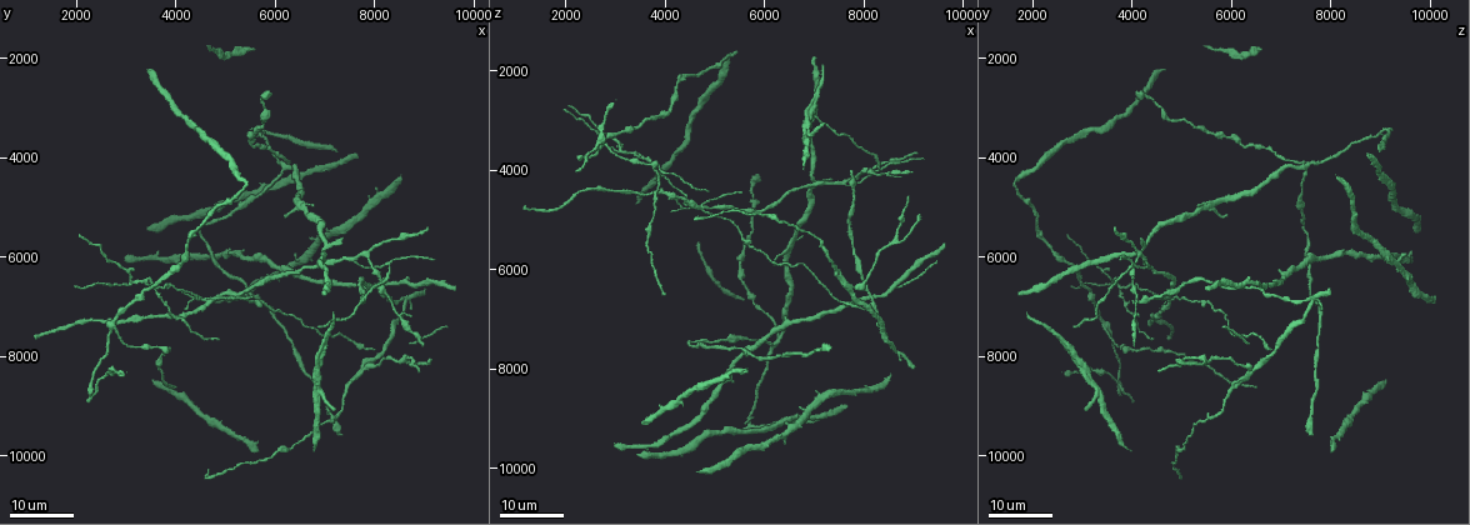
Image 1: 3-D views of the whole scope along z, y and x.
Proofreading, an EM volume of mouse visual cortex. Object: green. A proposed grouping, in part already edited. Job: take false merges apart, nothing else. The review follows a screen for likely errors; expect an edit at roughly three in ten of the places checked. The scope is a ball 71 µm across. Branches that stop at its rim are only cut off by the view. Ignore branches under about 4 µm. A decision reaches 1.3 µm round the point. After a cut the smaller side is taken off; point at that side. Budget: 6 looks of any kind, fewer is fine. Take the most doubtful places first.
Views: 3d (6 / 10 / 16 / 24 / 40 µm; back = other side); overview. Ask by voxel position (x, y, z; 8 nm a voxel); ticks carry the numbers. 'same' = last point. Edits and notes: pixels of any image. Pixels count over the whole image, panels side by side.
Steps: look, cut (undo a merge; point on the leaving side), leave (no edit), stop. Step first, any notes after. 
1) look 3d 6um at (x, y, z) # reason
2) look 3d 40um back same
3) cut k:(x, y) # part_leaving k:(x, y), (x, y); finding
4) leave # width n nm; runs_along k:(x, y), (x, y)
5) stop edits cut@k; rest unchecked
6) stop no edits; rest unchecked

look 3d 16um at (7050, 6050, 4250)

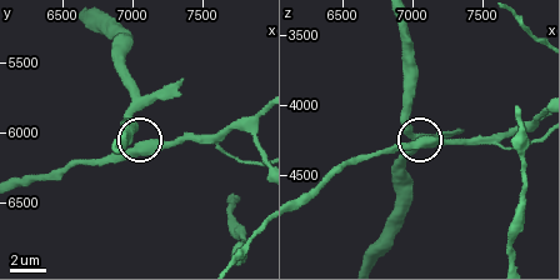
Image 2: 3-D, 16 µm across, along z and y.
look 3d 10um at (7020, 6100, 4280) # closer look

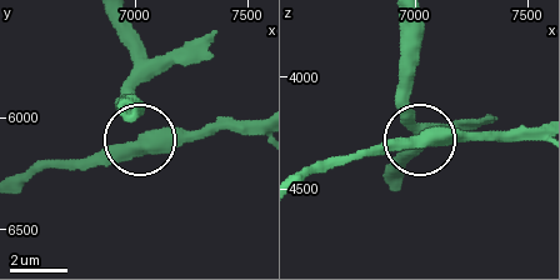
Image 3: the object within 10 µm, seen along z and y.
leave # arms 3; runs_along 3:(64, 166), (161, 133), (216, 133); all the same cell

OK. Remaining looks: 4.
look 3d 16um at (4800, 6900, 4750) # four or more arms meet

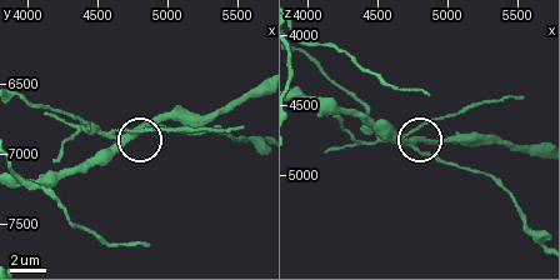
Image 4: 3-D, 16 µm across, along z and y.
look 3d 10um at (4760, 6880, 4800)

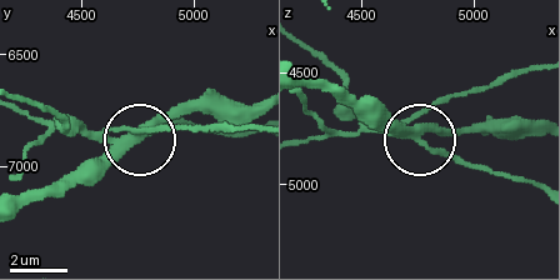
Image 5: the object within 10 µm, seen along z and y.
look 3d 6um at (4740, 6850, 4790) # closer look

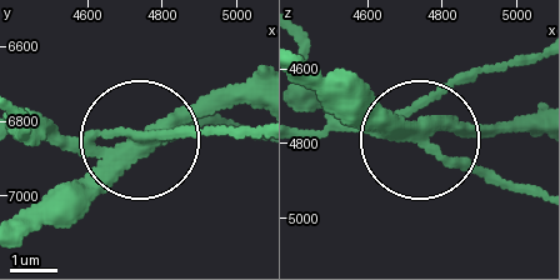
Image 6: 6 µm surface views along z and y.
cut 6:(50, 131) # arms 4; part_leaving 6:(404, 138), (530, 185); a second cell is stuck on

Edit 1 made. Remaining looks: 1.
stop edits cut@6; rest unchecked

